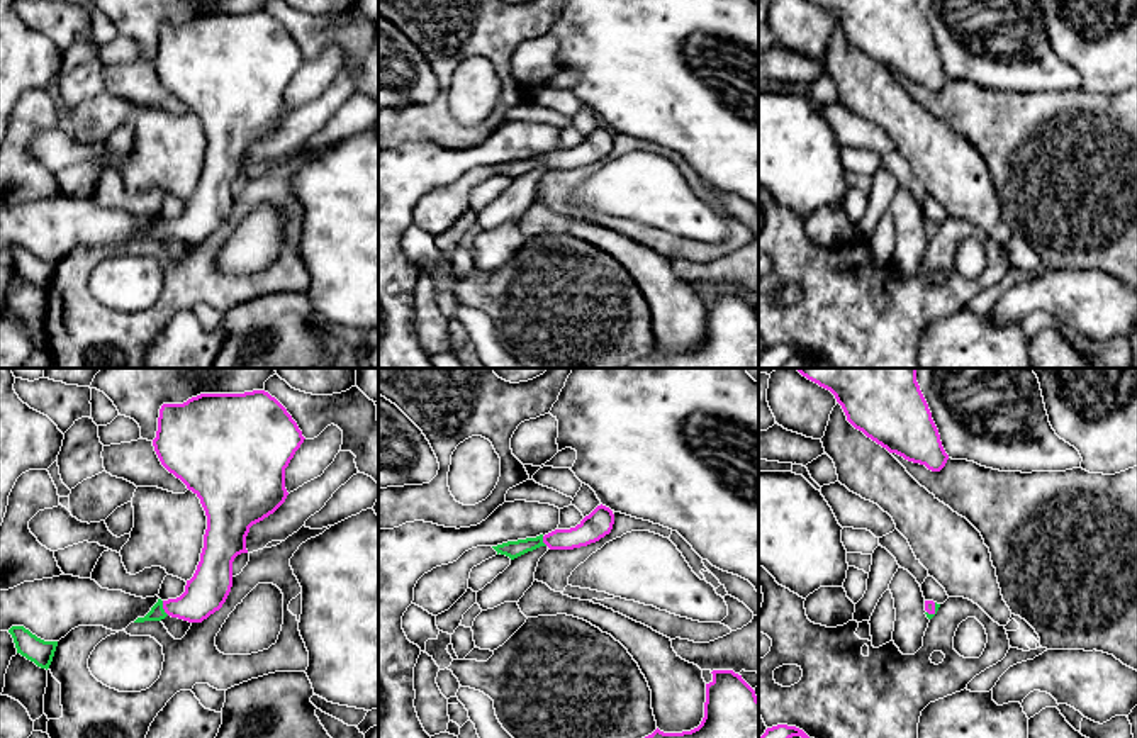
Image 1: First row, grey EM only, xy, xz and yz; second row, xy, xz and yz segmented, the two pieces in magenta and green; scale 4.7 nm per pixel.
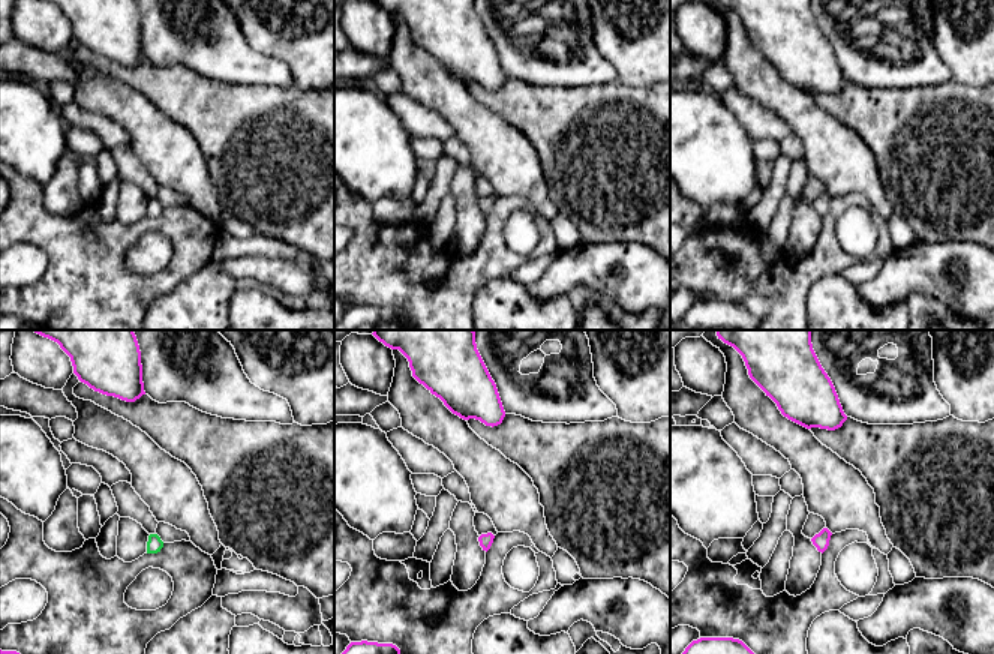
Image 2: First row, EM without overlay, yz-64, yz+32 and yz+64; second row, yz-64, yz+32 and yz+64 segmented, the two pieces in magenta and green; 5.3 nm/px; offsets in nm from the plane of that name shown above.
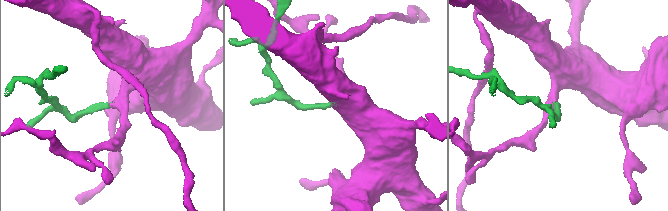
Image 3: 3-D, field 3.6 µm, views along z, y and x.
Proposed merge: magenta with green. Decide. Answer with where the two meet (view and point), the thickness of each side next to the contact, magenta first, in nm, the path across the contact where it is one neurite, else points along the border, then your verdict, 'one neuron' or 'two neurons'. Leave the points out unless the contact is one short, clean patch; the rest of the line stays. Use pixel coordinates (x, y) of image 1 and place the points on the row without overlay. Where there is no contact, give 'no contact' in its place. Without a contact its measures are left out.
contact xy (163, 228); calibres 200 and 70 nm; way xy (206, 212), (192, 226), (163, 228), (156, 233); one neuron

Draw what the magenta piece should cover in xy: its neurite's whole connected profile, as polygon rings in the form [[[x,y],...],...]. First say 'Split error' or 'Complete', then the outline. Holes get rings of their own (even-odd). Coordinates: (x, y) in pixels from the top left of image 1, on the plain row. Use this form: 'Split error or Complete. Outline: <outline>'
Split error. Outline: [[[268,12],[200,14],[183,24],[163,24],[153,59],[161,85],[199,119],[207,136],[200,182],[185,212],[158,222],[134,243],[166,236],[202,243],[219,231],[232,207],[232,182],[248,173],[249,148],[273,134],[287,119],[285,88],[304,63],[302,51],[287,29]]]

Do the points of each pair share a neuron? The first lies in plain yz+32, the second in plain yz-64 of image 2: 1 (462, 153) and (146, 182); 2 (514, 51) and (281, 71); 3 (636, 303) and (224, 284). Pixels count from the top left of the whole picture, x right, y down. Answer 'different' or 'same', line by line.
1: same
2: same
3: different

